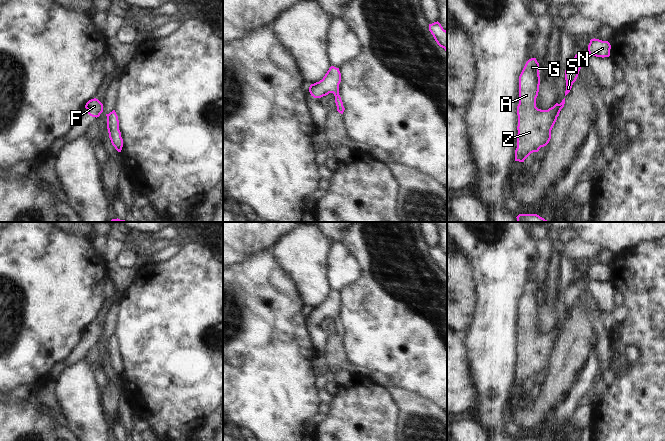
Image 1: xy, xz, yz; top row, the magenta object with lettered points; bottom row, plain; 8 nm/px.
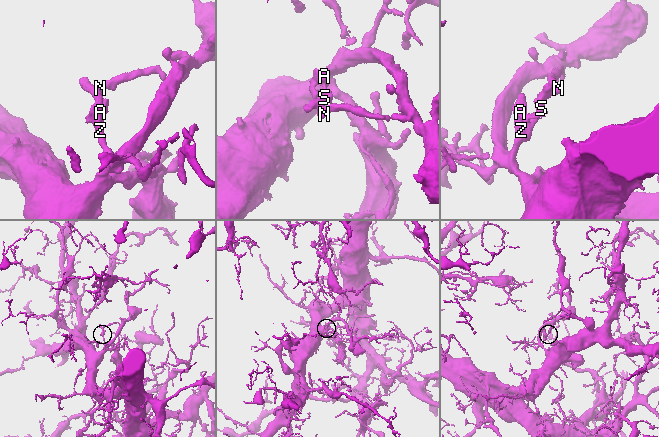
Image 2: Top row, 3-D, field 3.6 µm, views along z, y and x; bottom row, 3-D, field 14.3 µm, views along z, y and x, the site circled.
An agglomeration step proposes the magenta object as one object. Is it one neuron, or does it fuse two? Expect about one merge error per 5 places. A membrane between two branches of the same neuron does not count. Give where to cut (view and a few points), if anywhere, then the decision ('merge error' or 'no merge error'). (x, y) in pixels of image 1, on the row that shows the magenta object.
no cut | no merge error

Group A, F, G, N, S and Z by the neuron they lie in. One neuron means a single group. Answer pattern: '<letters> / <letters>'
A F G N S Z

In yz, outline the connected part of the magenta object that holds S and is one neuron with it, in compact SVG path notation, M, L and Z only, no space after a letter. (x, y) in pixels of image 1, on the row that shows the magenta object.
M577 52L575 57L568 63L565 70L566 91L565 96L570 92L573 83L576 81L579 71L583 65L587 64L584 56Z

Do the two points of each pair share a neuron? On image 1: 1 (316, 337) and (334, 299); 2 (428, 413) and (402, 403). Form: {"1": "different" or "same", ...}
{"1": "same", "2": "same"}

